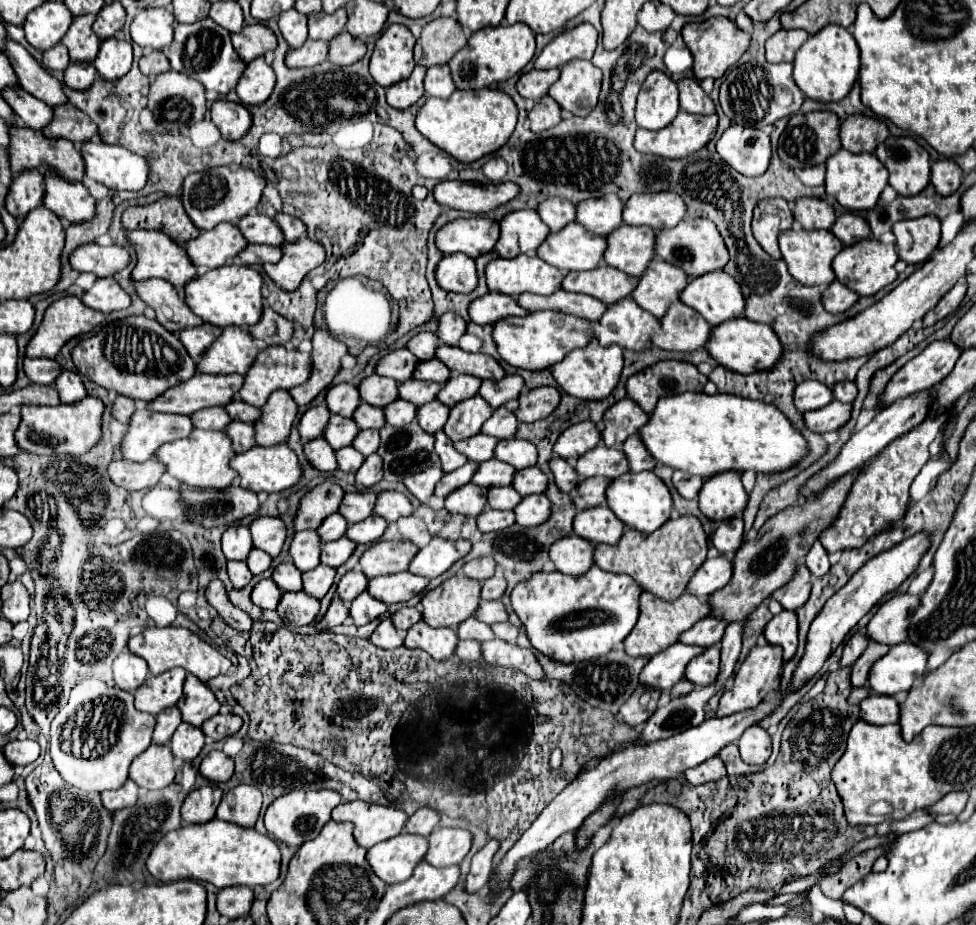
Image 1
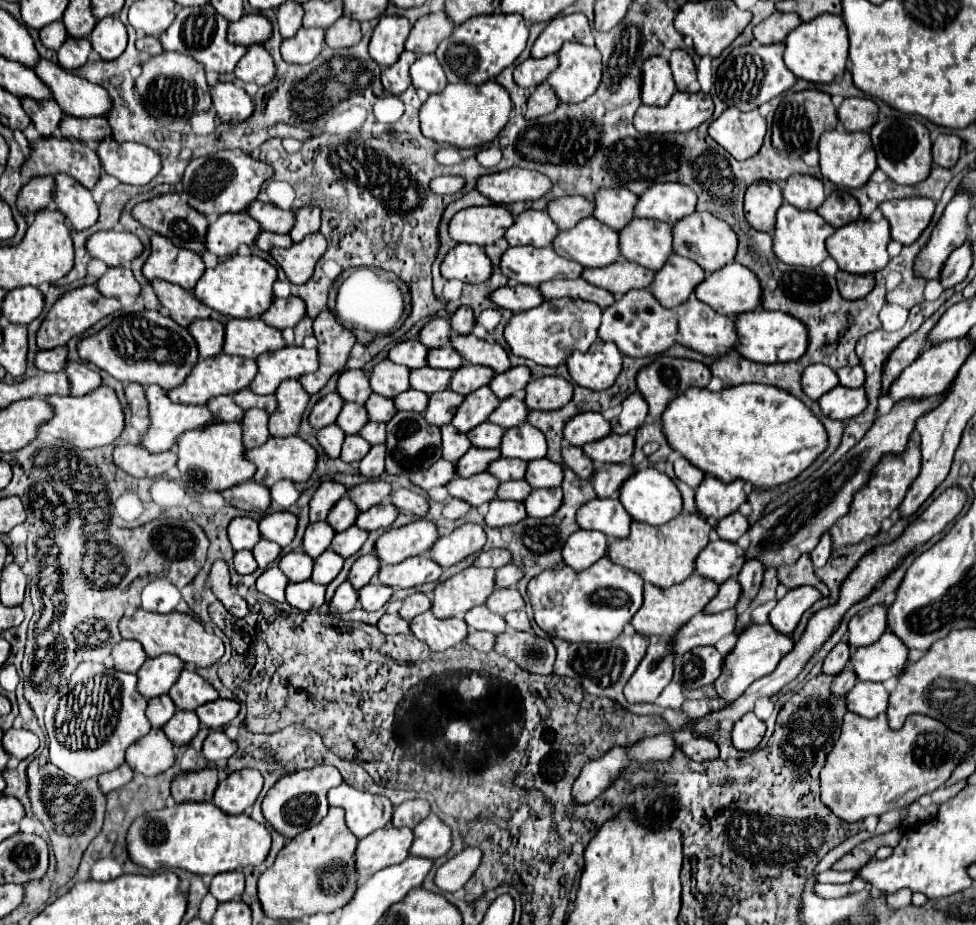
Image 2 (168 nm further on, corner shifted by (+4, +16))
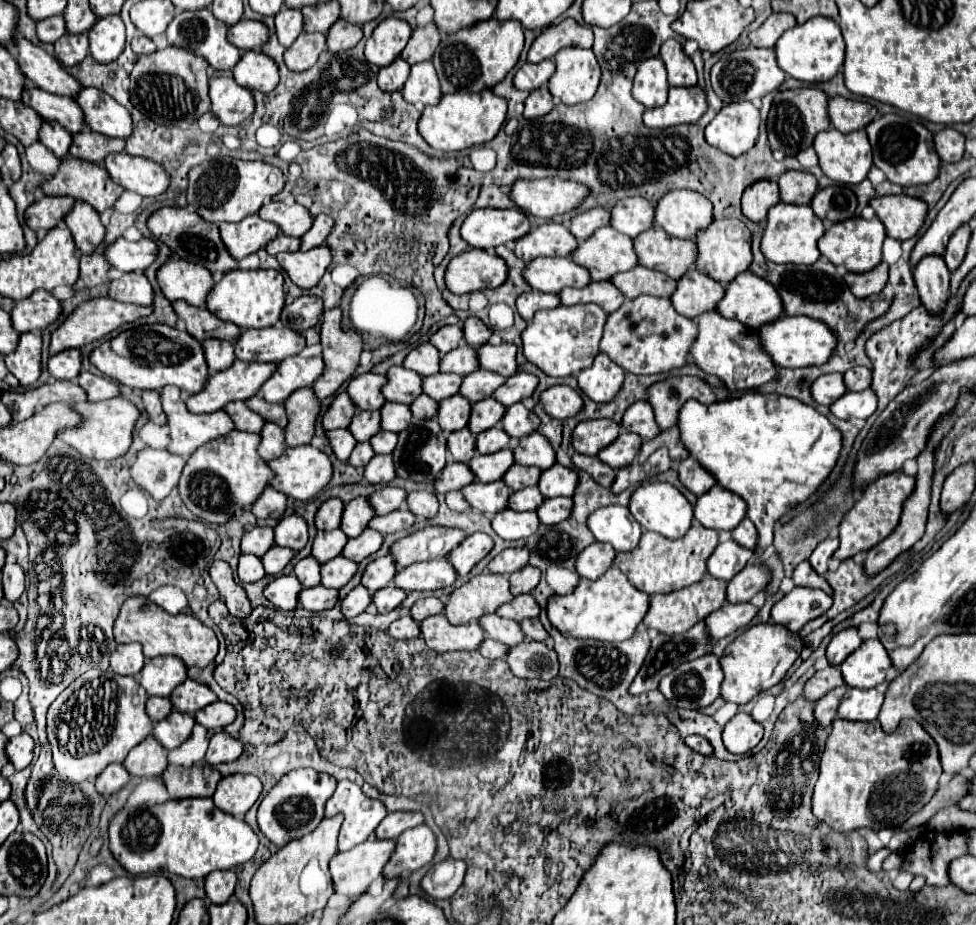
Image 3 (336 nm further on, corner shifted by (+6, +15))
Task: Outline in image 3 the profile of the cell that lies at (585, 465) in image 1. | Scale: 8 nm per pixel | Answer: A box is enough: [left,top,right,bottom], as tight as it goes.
[598,431,642,469]

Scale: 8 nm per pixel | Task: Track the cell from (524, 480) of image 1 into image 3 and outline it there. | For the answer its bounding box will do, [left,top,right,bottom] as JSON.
[538,463,578,497]

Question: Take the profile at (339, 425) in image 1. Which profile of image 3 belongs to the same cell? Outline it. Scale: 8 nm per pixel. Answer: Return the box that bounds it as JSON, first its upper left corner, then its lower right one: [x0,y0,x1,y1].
[348,411,382,441]

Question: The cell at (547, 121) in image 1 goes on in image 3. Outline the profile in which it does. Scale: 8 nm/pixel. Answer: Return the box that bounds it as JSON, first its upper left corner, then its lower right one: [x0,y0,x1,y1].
[524,87,554,119]

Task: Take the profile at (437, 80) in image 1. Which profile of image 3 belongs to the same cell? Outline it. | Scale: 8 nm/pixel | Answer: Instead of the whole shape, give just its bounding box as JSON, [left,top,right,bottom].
[402,61,442,105]

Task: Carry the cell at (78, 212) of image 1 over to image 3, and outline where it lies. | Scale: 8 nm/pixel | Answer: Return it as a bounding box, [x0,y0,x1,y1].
[66,201,106,255]

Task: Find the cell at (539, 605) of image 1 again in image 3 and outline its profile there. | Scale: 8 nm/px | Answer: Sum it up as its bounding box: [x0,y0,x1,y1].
[548,567,650,641]

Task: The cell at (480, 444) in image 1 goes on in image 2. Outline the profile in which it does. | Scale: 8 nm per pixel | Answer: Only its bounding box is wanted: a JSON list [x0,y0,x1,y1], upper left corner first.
[468,422,504,448]

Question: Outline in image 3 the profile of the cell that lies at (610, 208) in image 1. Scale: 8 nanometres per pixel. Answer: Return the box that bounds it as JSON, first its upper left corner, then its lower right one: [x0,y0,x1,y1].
[612,197,654,237]

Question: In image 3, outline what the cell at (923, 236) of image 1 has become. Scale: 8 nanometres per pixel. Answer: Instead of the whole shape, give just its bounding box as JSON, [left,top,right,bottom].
[870,195,928,239]

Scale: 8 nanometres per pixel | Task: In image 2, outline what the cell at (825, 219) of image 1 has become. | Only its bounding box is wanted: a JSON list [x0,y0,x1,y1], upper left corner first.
[782,174,826,210]

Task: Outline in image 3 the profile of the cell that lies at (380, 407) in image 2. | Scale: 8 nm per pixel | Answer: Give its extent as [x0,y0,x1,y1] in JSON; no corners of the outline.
[380,403,412,433]

